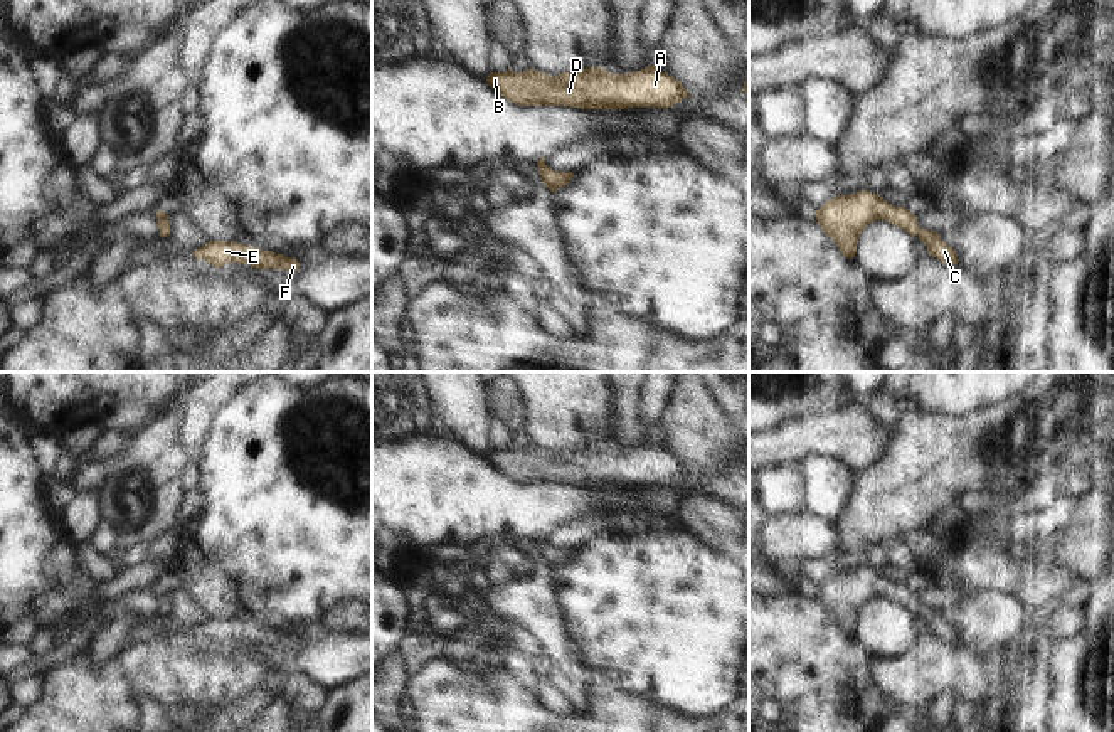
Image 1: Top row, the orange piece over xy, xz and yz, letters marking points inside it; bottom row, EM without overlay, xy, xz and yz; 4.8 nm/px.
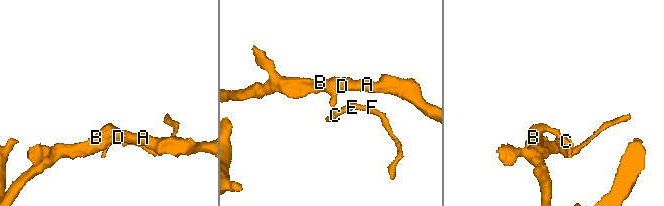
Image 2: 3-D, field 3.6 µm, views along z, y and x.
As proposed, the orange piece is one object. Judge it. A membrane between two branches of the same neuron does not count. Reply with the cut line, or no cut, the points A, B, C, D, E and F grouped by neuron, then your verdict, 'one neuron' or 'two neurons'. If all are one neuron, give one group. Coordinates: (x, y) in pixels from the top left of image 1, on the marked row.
no cut | A B C D E F | one neuron

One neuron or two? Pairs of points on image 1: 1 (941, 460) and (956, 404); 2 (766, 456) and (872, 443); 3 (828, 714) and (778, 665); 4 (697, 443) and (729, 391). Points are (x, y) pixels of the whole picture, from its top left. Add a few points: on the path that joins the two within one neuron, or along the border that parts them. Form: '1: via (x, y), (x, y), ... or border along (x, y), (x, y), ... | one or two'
1: border along (991, 406), (963, 416), (933, 416), (921, 411) | two
2: via (793, 443), (845, 443) | one
3: via (816, 702), (790, 675) | one
4: border along (705, 389), (731, 418) | two

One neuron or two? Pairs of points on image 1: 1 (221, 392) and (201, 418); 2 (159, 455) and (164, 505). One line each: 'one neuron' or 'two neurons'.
1: one neuron
2: one neuron

